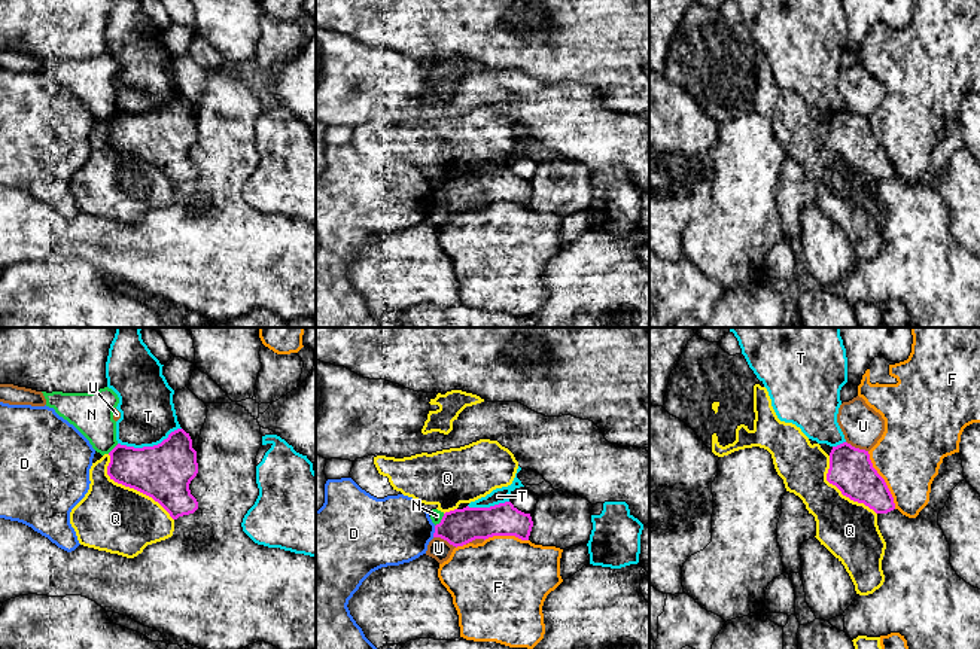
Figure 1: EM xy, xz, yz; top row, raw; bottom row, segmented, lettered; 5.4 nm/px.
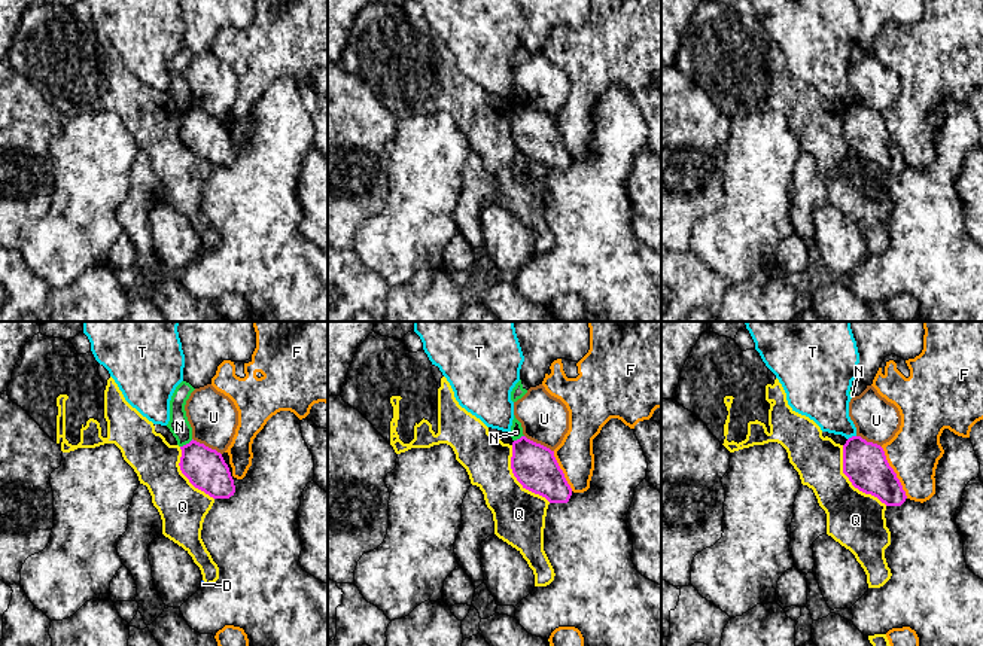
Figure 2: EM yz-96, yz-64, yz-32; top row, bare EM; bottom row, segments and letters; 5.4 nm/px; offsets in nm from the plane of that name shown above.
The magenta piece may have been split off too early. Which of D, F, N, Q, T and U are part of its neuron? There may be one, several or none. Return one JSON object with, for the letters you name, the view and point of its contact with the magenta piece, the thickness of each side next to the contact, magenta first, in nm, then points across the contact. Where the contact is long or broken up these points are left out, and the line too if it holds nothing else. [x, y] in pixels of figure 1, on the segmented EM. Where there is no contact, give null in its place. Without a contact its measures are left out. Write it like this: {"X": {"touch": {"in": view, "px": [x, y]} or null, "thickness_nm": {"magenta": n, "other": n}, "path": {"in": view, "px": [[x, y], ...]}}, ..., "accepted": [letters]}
{"accepted": []}

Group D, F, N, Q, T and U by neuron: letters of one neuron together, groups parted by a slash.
D / F / N / Q / T / U

